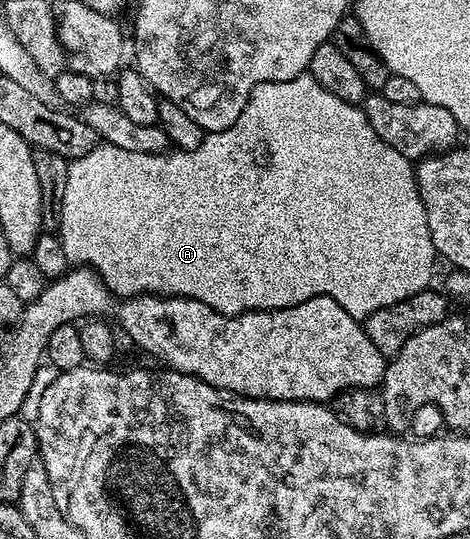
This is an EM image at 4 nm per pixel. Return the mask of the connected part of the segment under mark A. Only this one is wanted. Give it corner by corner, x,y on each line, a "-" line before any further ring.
309,72
283,82
265,82
252,88
244,112
228,128
206,138
195,150
145,154
128,152
107,144
70,162
62,201
60,237
64,252
75,267
93,270
111,294
119,299
138,294
157,294
167,298
195,298
221,314
246,314
249,310
279,310
300,304
316,296
328,296
348,312
348,316
365,320
372,312
400,304
408,296
427,289
434,274
436,251
428,232
428,216
418,195
415,167
396,148
392,148
368,124
365,109
348,104
328,92

